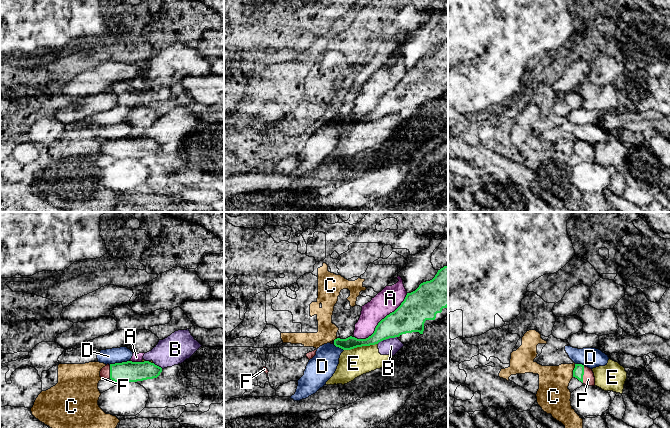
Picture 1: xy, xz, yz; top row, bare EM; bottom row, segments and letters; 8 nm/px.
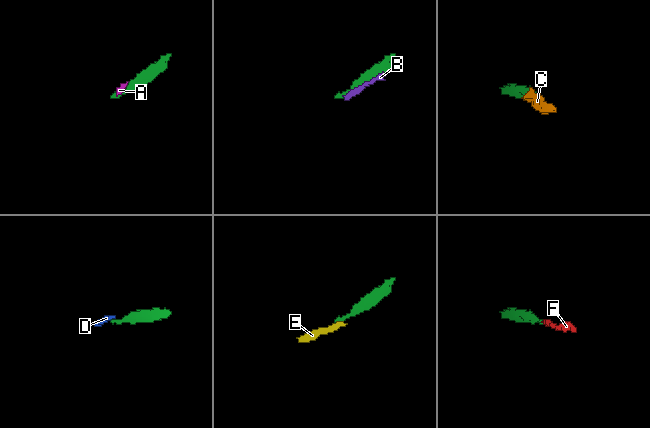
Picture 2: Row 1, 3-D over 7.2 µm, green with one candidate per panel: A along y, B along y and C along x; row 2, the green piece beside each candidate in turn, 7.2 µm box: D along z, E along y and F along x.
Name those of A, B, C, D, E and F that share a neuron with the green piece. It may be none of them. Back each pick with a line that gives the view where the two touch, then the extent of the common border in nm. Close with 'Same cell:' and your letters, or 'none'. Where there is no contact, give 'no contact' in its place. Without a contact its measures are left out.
F: yz | 140 nm
Same cell: F

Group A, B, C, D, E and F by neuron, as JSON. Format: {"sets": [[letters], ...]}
{"sets": [["A"], ["B", "E"], ["C"], ["D"], ["F"]]}

